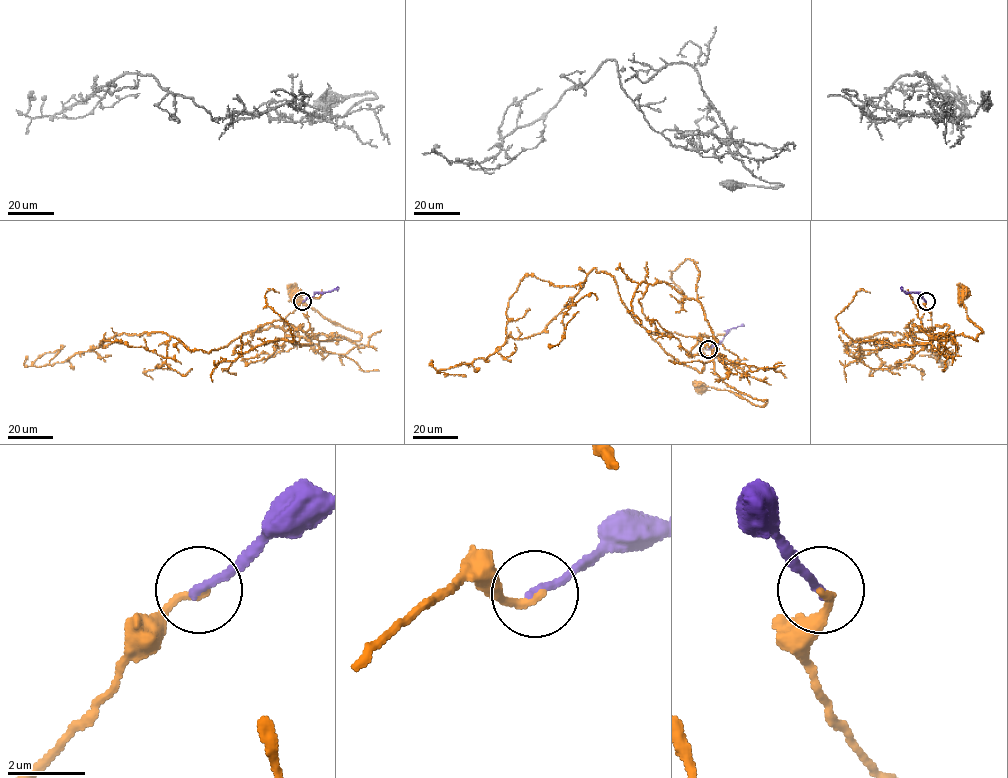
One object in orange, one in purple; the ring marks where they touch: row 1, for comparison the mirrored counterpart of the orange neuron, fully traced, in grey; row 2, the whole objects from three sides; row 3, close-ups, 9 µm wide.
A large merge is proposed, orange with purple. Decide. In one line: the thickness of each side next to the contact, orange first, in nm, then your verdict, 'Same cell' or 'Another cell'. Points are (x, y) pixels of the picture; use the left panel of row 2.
Thickness 200 nm (orange) against 220 nm. Another cell

